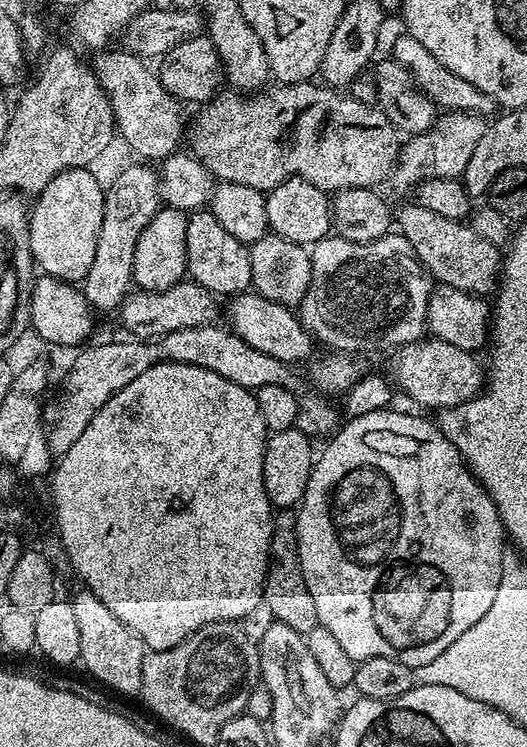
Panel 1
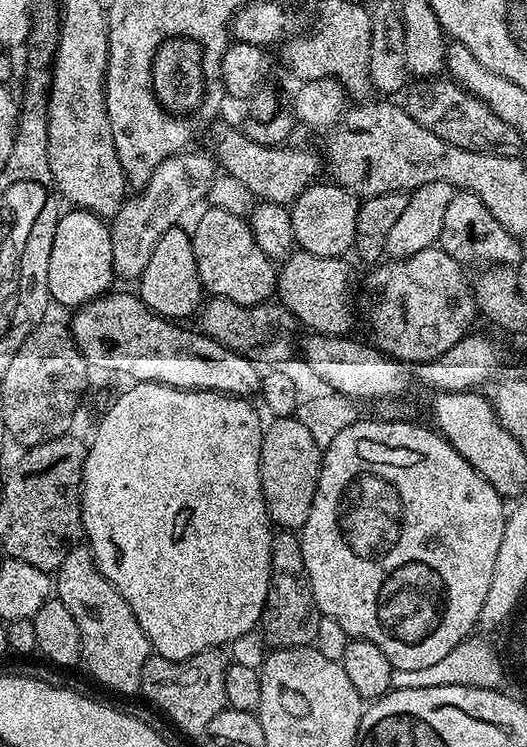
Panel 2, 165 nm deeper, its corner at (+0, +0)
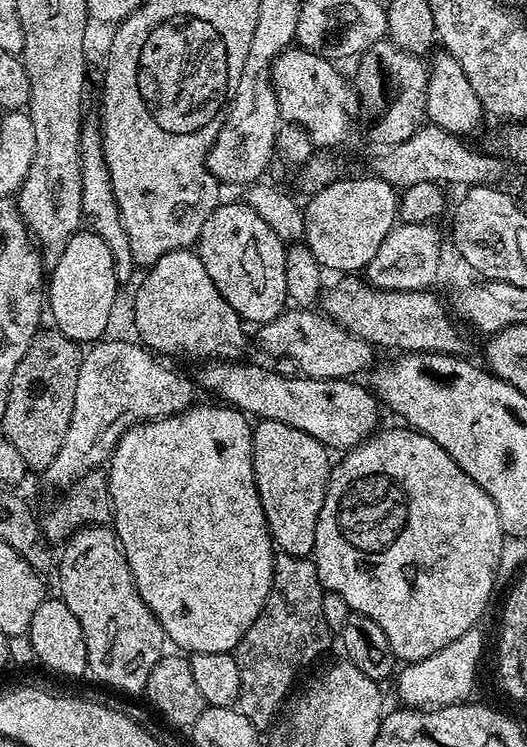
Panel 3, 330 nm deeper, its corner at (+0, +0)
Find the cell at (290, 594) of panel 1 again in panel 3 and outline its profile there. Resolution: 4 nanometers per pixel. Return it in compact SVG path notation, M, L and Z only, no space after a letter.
M280 552L273 559L270 594L254 626L246 630L242 642L238 642L234 650L238 674L242 678L238 707L255 728L267 729L267 724L277 719L276 711L283 706L300 668L314 663L327 650L330 630L322 615L324 594L318 570L309 557Z

